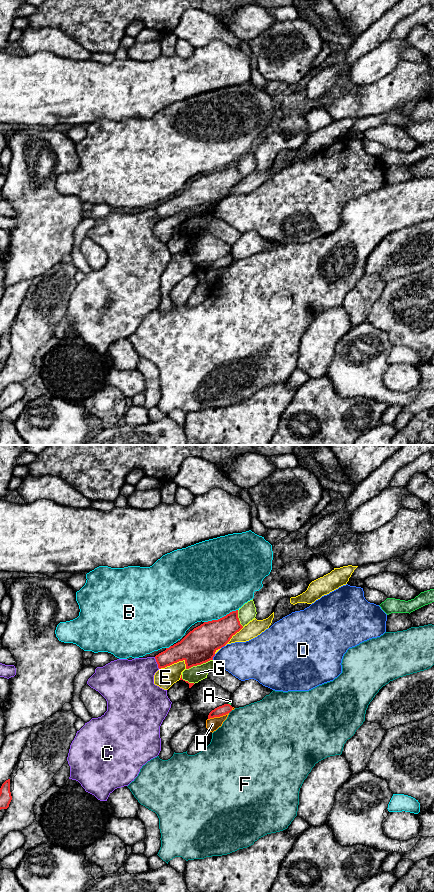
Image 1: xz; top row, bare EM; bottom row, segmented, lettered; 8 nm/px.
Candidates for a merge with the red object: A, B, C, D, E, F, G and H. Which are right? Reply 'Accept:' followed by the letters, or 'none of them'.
Accept: none of them

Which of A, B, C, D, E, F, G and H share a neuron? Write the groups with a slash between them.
A / B / C / D / E / F / G / H

